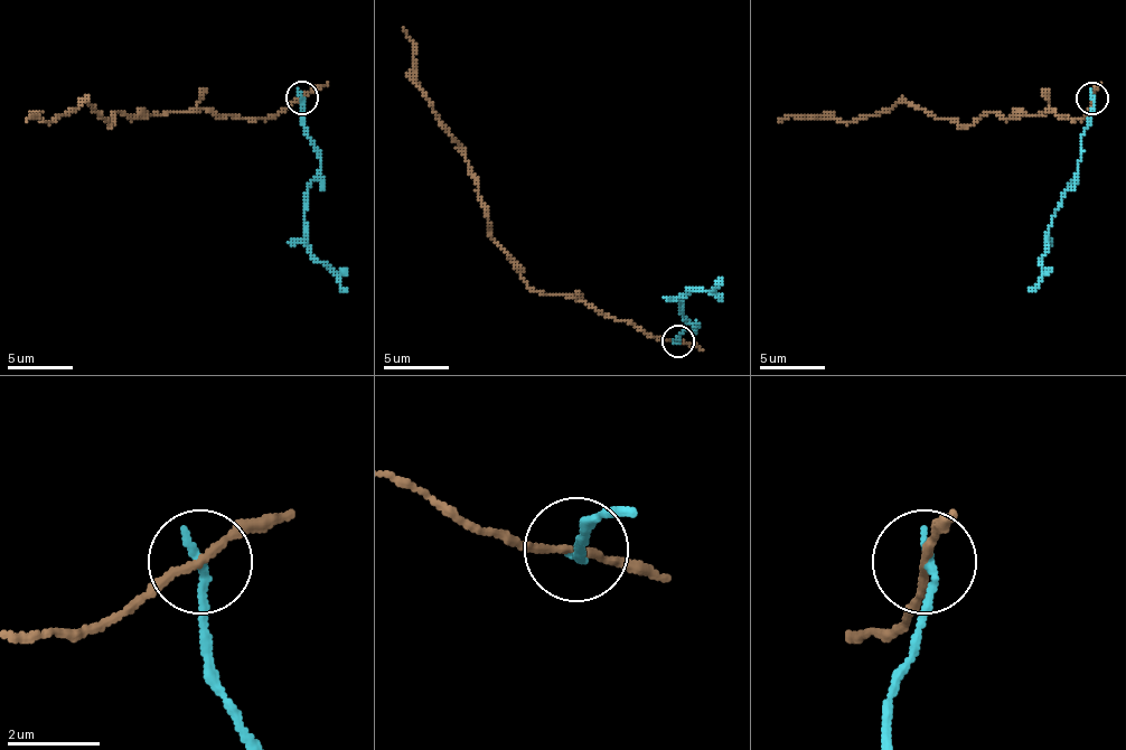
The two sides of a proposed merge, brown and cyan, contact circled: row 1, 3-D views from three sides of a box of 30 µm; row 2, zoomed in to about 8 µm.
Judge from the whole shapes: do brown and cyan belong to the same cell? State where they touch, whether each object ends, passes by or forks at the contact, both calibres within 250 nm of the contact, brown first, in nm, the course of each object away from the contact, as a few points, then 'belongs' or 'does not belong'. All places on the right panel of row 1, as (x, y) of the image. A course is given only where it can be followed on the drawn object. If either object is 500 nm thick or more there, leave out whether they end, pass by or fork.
(1091, 99) | brown passes by | cyan ends | 150/200 nm | brown via (1091, 99), (1081, 119), (990, 112), (957, 125), (895, 102), (846, 122), (778, 122) | cyan via (1091, 99), (1091, 125), (1081, 138), (1078, 174), (1056, 213), (1042, 278), (1029, 291) | does not belong

